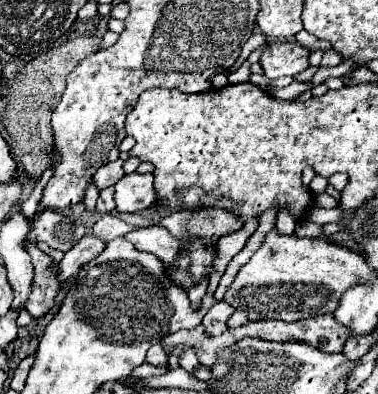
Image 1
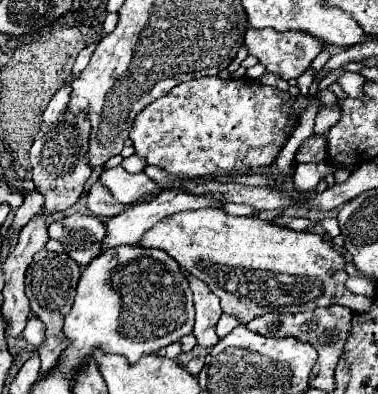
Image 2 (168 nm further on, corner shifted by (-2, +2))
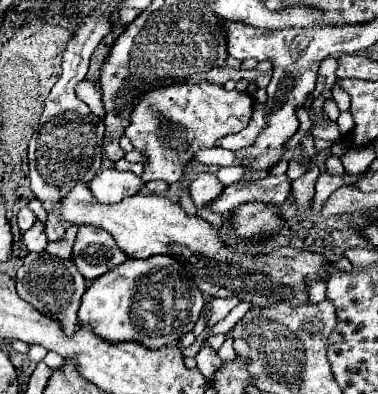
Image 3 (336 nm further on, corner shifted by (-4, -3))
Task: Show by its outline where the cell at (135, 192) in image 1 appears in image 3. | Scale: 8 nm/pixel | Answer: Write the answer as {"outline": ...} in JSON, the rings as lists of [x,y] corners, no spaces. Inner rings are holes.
{"outline":[[[104,169],[100,171],[100,175],[96,173],[96,177],[88,183],[88,187],[100,203],[118,203],[122,201],[122,197],[138,195],[144,183],[132,171]]]}

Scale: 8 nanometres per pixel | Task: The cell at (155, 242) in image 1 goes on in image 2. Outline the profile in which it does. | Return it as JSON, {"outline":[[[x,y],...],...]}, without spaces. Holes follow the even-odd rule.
{"outline":[[[188,276],[188,280],[194,292],[194,306],[196,306],[196,324],[192,334],[196,336],[200,348],[212,348],[218,344],[216,324],[222,316],[220,298],[216,298],[202,280],[196,280],[194,276]]]}

